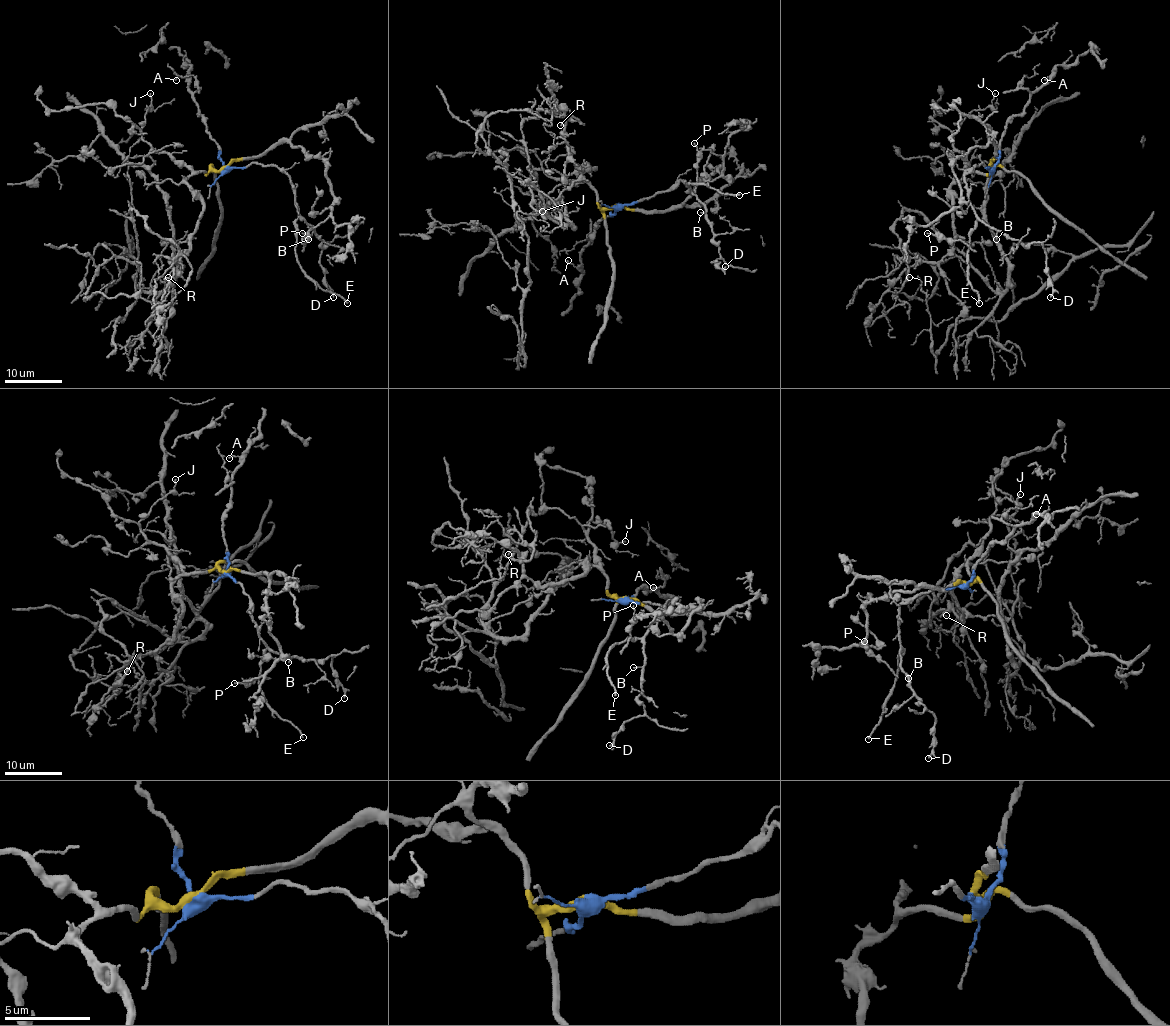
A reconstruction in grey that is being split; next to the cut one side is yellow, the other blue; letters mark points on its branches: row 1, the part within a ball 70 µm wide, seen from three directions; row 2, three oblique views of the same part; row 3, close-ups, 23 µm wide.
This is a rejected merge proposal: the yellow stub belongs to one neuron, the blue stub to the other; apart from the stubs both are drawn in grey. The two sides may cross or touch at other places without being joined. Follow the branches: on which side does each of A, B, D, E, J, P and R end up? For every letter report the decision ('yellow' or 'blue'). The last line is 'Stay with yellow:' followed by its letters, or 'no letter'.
A: blue
B: blue
D: blue
E: blue
J: yellow
P: yellow
R: yellow
Stay with yellow: J, P, R

